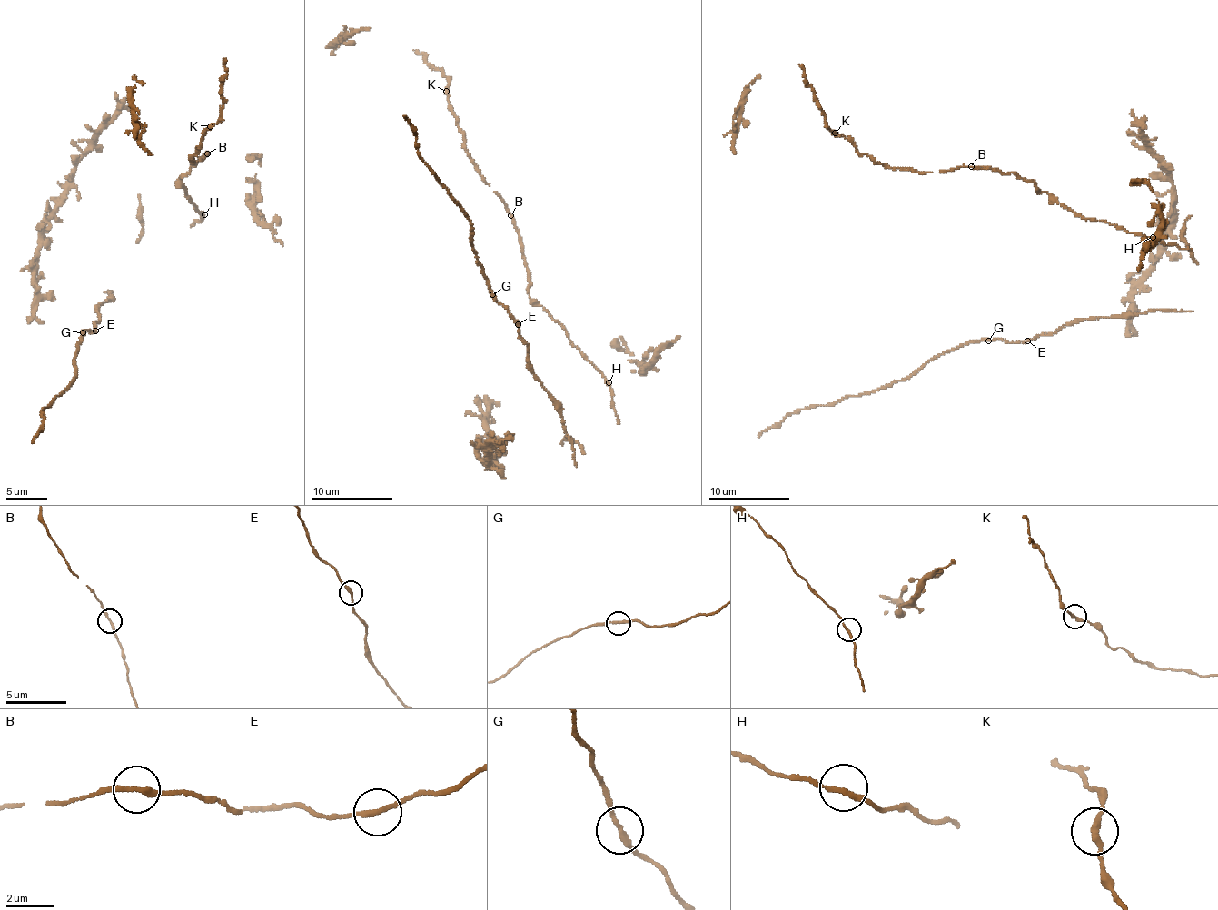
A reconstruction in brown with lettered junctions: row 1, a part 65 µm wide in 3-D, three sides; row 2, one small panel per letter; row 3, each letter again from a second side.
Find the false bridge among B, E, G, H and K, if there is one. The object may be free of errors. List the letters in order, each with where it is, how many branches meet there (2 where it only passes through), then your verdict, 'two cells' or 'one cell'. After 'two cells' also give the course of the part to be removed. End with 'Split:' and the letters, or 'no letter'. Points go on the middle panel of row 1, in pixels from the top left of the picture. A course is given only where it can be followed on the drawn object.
B: (510, 215) | 2 | one cell
E: (518, 324) | 2 | one cell
G: (492, 294) | 2 | one cell
H: (608, 382) | 2 | one cell
K: (446, 91) | 2 | one cell
Split: no letter

